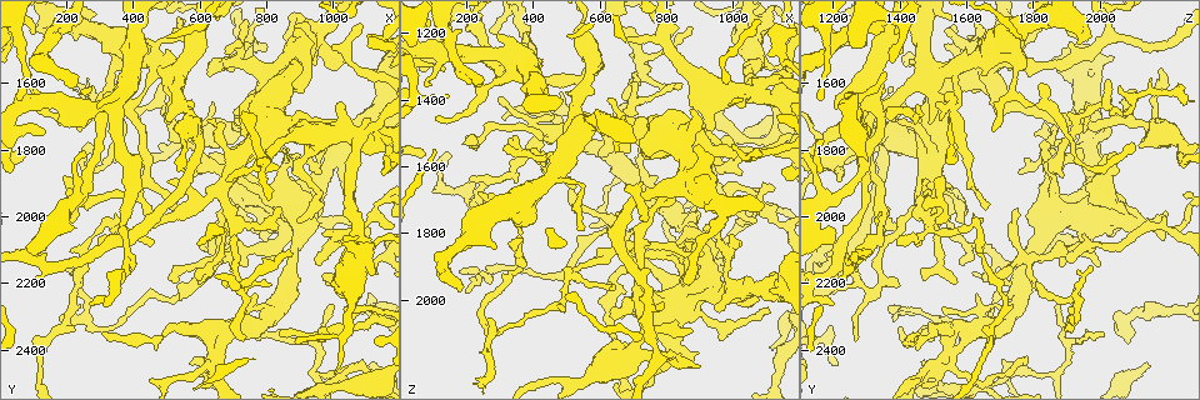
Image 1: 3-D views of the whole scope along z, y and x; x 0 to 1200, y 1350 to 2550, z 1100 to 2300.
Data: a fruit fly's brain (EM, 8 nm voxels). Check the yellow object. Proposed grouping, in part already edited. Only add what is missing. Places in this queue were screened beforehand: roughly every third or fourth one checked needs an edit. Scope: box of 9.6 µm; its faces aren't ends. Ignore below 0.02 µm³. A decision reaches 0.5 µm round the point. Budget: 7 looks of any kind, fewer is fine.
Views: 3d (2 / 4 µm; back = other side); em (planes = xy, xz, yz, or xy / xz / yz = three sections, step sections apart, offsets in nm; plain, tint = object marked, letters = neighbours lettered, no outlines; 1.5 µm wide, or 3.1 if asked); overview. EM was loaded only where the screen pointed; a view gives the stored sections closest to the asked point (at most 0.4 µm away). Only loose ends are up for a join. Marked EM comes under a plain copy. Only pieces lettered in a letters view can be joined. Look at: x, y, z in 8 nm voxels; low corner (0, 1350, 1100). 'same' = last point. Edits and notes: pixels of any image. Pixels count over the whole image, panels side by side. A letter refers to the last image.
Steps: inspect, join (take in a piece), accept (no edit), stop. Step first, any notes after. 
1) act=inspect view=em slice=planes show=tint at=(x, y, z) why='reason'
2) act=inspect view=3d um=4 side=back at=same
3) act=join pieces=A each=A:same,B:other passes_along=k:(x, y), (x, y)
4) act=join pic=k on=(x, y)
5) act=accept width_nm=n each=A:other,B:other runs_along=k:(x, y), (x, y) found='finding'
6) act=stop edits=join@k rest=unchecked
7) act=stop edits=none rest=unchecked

act=inspect view=em slice=xz step=8 show=letters at=(950, 1870, 1750) why='thin end'

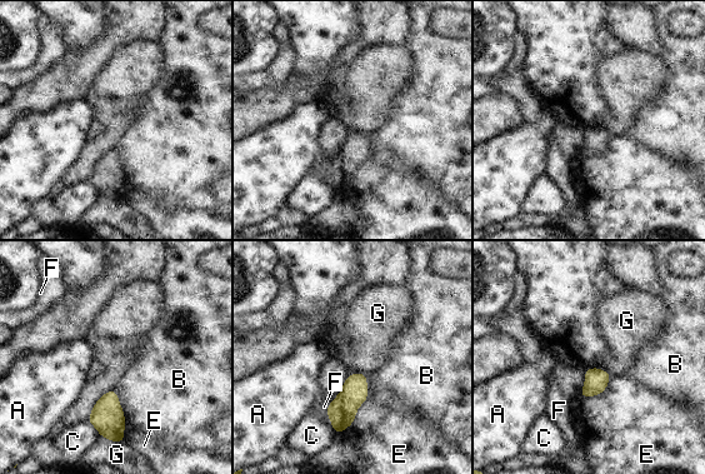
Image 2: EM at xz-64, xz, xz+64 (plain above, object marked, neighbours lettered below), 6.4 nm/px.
act=accept each=A:other,B:other,C:other,E:other,F:other,G:other found='no lettered piece goes on from it'

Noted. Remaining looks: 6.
act=inspect view=em slice=yz step=8 show=tint at=(1090, 1430, 1570)

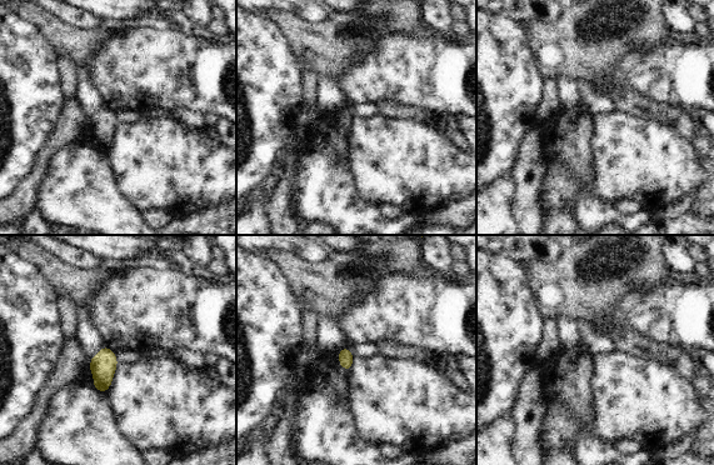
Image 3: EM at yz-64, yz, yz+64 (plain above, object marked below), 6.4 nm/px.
act=inspect view=em slice=xy step=8 show=tint at=same why='cut it another way'

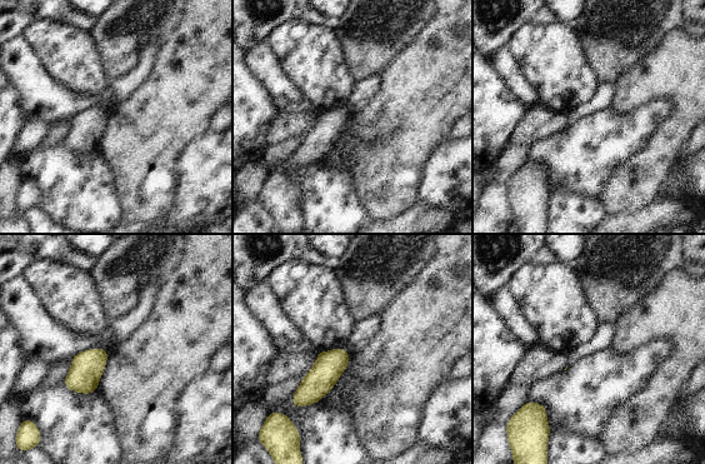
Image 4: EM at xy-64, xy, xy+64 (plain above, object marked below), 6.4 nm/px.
act=inspect view=em slice=xy step=8 show=letters at=same why='what lies round it'

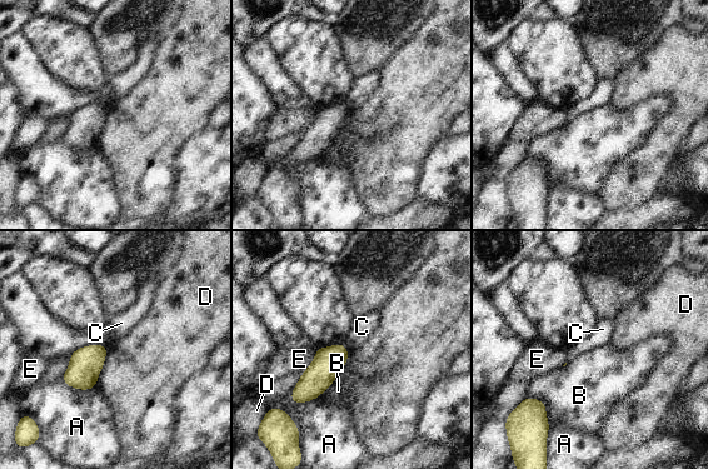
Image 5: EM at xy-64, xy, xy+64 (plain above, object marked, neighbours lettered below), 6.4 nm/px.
act=accept each=A:other,B:other,C:other,D:other,E:other border=5:(527, 395), (544, 404), (549, 424) found='no lettered piece goes on from it'

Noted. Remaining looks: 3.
act=inspect view=3d um=4 at=(880, 2120, 1190) why='free end'

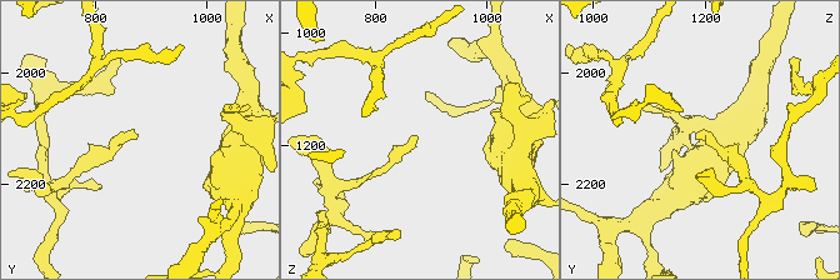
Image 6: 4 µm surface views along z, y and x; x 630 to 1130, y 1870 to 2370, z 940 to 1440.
act=inspect view=em slice=xz step=8 show=letters at=(875, 2115, 1185)

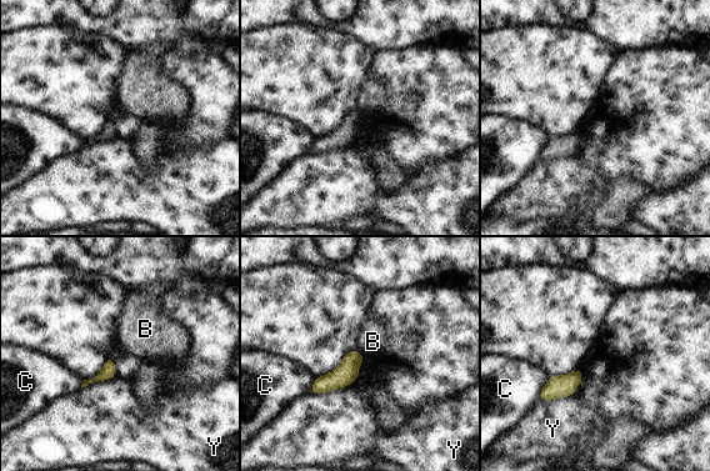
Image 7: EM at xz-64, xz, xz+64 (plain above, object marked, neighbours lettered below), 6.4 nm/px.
act=accept each=B:other,C:other,Y:other border=7:(356, 349), (364, 356) found='none of them fits'

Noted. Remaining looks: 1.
act=stop edits=none rest=unchecked

